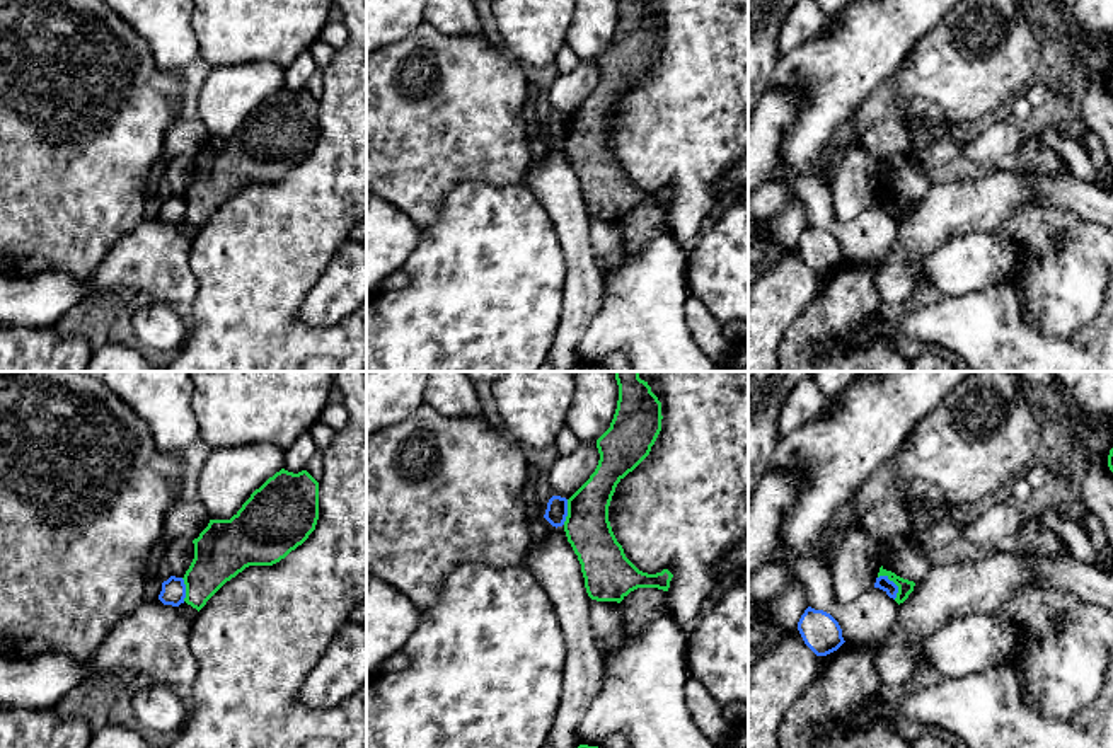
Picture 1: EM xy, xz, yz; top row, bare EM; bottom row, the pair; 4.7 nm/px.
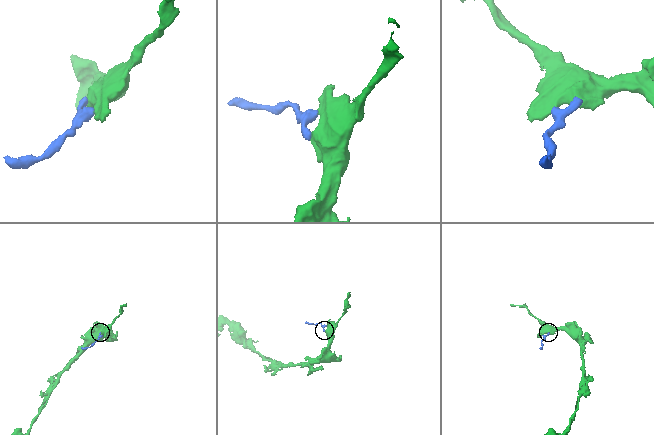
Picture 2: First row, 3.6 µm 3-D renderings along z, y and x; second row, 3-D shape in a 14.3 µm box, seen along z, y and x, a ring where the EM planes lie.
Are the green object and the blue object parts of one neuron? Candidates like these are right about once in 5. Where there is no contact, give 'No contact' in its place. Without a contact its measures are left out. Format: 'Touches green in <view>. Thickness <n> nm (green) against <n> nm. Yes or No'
Touches green in yz. Thickness 70 nm (green) against 70 nm. No

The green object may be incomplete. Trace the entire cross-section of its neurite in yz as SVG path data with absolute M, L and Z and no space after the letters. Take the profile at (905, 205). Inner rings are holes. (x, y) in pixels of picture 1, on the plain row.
M883 184L879 186L878 196L879 194L886 194L890 199L893 199L898 204L898 211L895 216L898 223L903 222L908 216L908 213L914 210L914 204L915 204L914 199L903 198L897 194L895 191L886 189Z

